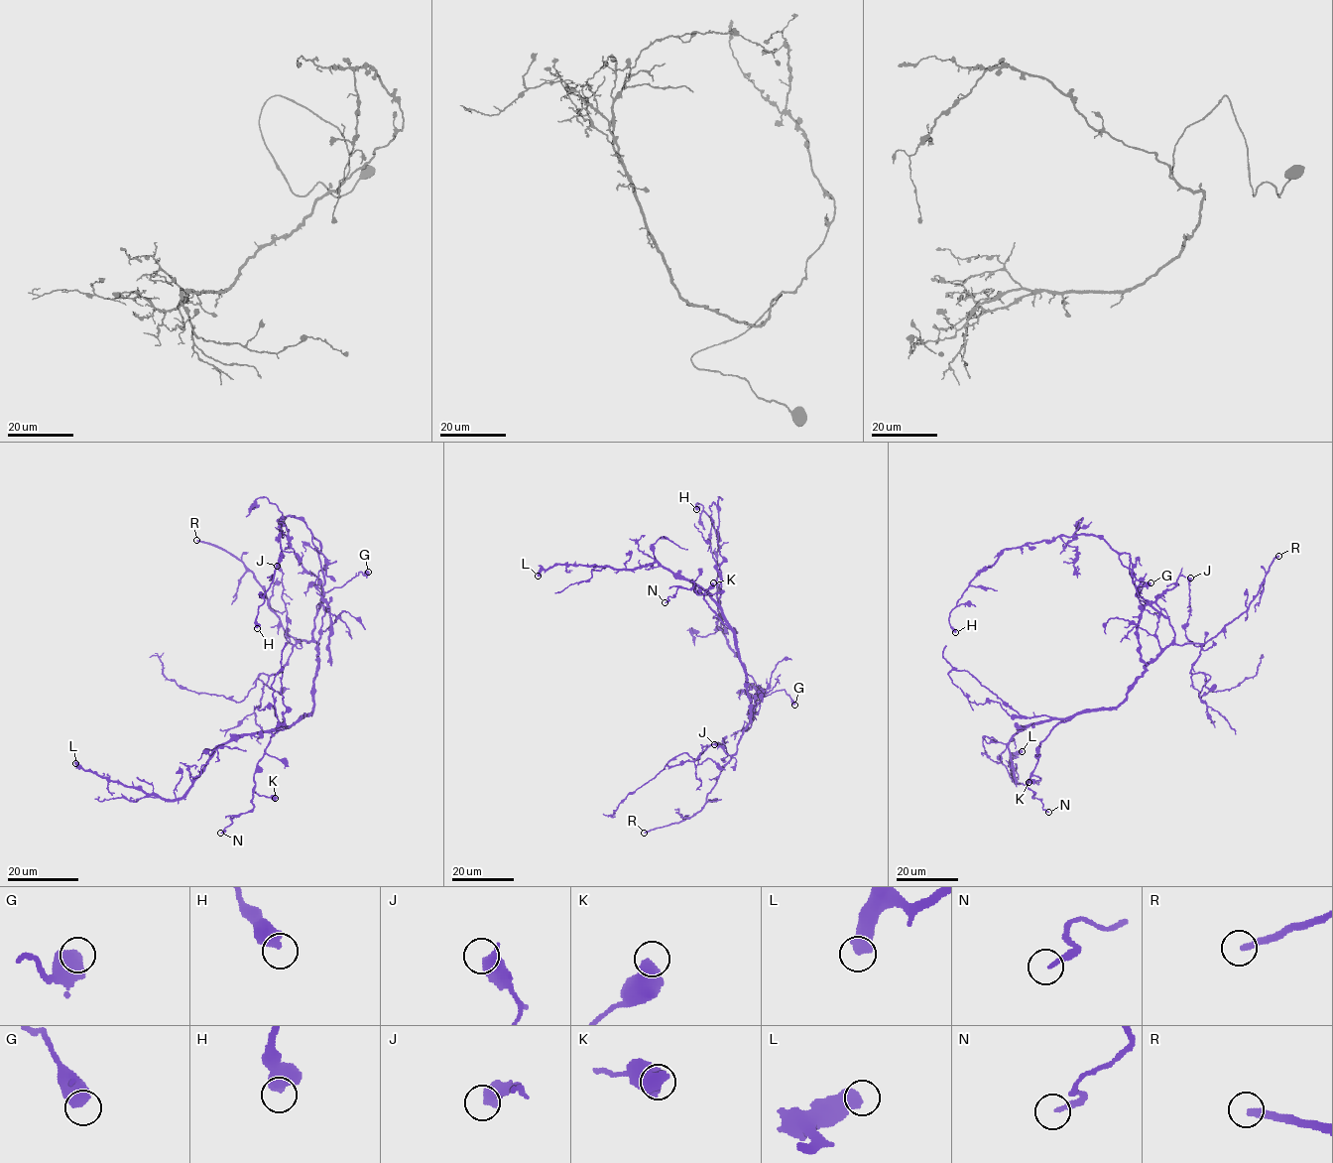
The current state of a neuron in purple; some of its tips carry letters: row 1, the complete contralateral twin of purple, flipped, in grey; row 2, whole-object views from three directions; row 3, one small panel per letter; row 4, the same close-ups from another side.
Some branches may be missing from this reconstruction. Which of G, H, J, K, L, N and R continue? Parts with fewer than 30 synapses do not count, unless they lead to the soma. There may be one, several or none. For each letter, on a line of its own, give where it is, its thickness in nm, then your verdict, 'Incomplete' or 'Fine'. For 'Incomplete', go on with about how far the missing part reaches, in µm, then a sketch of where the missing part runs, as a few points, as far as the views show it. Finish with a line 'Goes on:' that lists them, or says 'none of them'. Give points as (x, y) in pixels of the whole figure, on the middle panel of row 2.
G: Place: (794, 705). Thickness 600 nm. Fine
H: Place: (696, 509). Thickness 550 nm. Fine
J: Place: (714, 744). Thickness 550 nm. Fine
K: Place: (713, 582). Thickness 600 nm. Fine
L: Place: (538, 576). Thickness 600 nm. Incomplete. Missing length about 60 µm. Course of what is missing: (538, 576), (516, 589), (516, 565), (509, 559), (502, 556), (470, 563)
N: Place: (665, 602). Thickness 190 nm. Fine
R: Place: (644, 833). Thickness 280 nm. Incomplete. Missing length about 80 µm. Course of what is missing: (644, 833), (628, 844), (647, 850), (674, 845), (704, 852), (713, 870), (721, 868), (730, 881)
Goes on: L, R

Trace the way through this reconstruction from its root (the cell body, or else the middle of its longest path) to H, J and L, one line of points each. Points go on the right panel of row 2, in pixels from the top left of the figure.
H: (1154, 659), (1160, 652), (1158, 613), (1141, 595), (1119, 555), (1092, 535), (1006, 548), (951, 611), (955, 632)
J: (1154, 659), (1170, 645), (1198, 643), (1201, 647), (1187, 638), (1184, 629), (1190, 613), (1190, 578)
L: (1154, 659), (1127, 698), (1116, 707), (1041, 720), (1018, 731), (1008, 744), (1015, 783), (1011, 761), (1022, 751)

